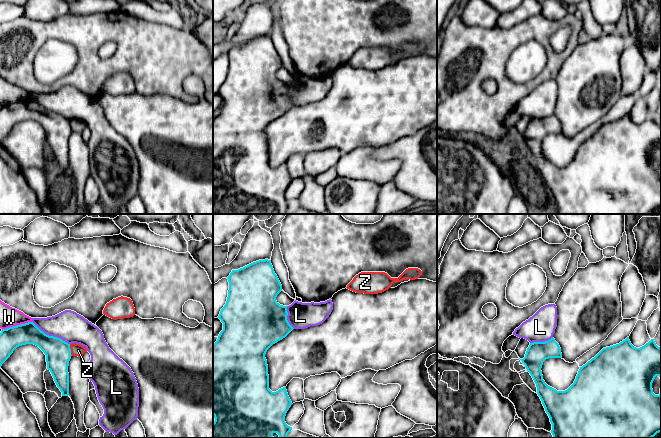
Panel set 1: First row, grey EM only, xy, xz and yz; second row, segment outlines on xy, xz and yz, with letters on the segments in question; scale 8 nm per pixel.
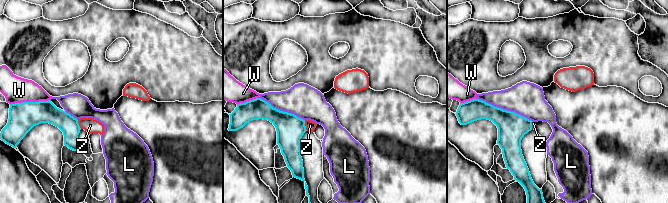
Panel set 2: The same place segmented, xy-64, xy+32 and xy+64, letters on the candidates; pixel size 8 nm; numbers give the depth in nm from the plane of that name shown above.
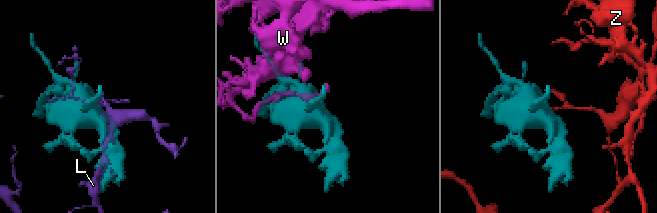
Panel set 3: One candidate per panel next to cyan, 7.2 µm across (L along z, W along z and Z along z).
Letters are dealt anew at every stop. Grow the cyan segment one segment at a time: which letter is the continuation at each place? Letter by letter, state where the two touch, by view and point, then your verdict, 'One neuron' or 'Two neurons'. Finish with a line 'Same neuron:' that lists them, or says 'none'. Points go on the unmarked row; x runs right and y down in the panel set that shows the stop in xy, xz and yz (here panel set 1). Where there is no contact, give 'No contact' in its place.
L: Touches cyan at xy (51, 112). Two neurons
W: Touches cyan at xy (17, 101). Two neurons
Z: Touches cyan at xy (70, 126). Two neurons
Same neuron: none

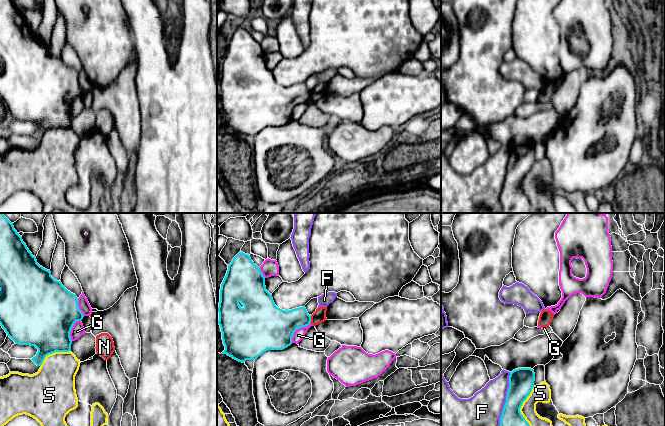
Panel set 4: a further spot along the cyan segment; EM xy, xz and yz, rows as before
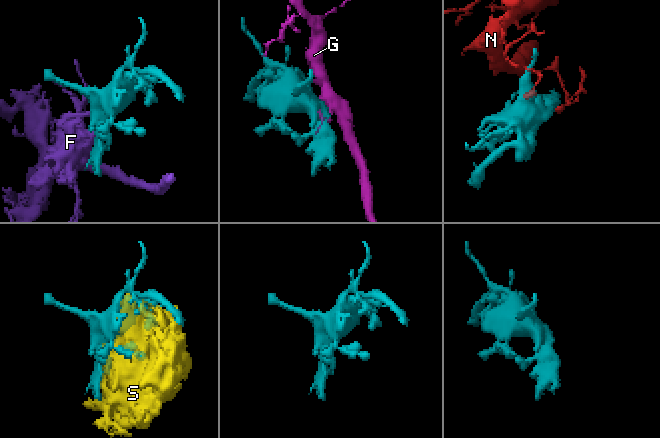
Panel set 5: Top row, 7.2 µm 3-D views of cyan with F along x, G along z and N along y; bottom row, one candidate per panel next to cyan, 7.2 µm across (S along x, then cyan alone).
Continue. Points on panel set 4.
F: Touches cyan at yz (505, 179). Two neurons
G: Touches cyan at xz (297, 104). Two neurons
N: Touches cyan at xz (310, 95). Two neurons
S: Touches cyan at yz (519, 186). Two neurons
Same neuron: none

